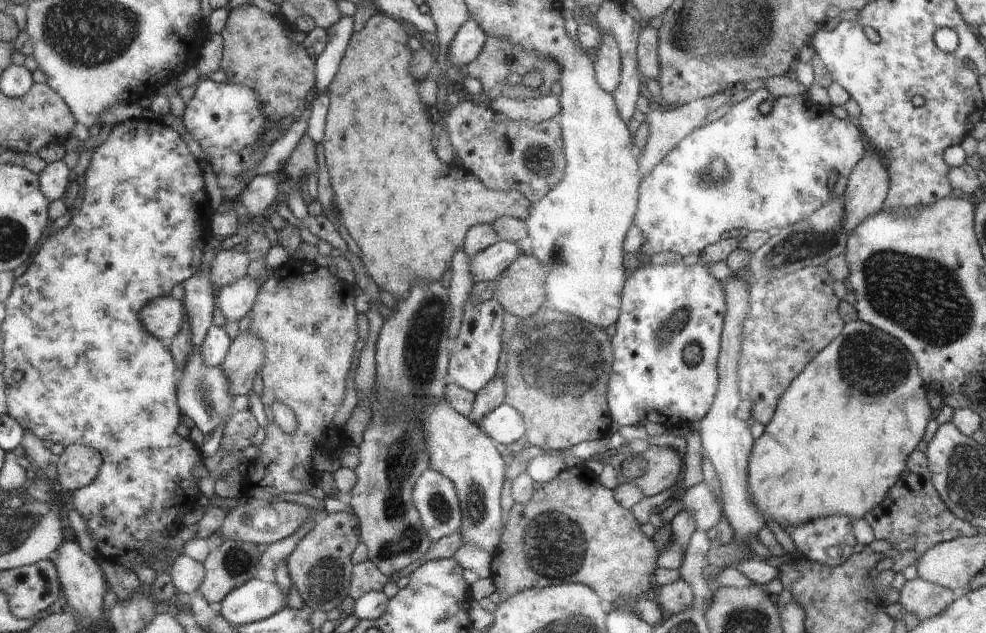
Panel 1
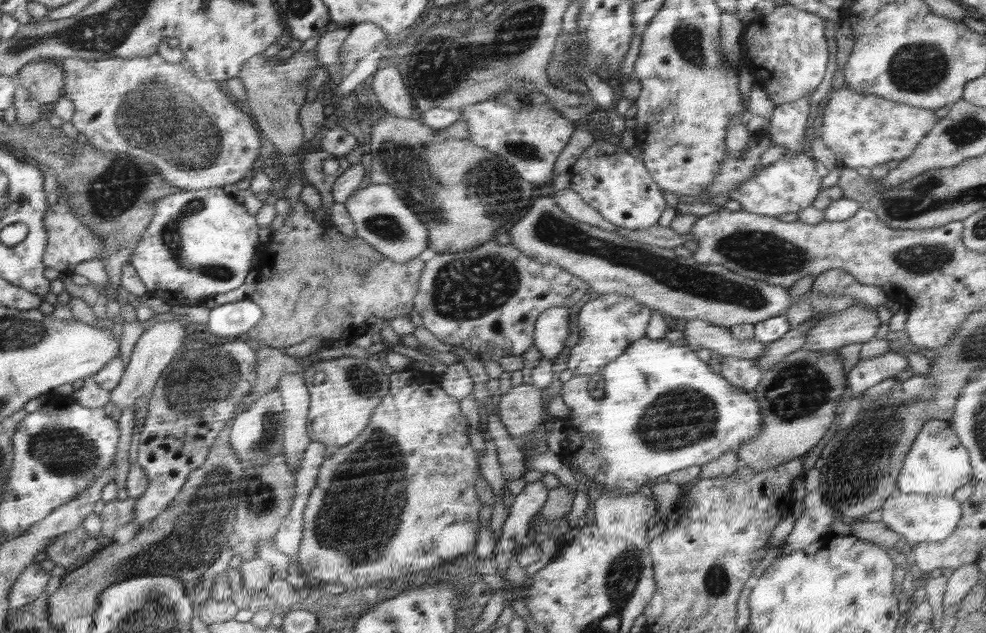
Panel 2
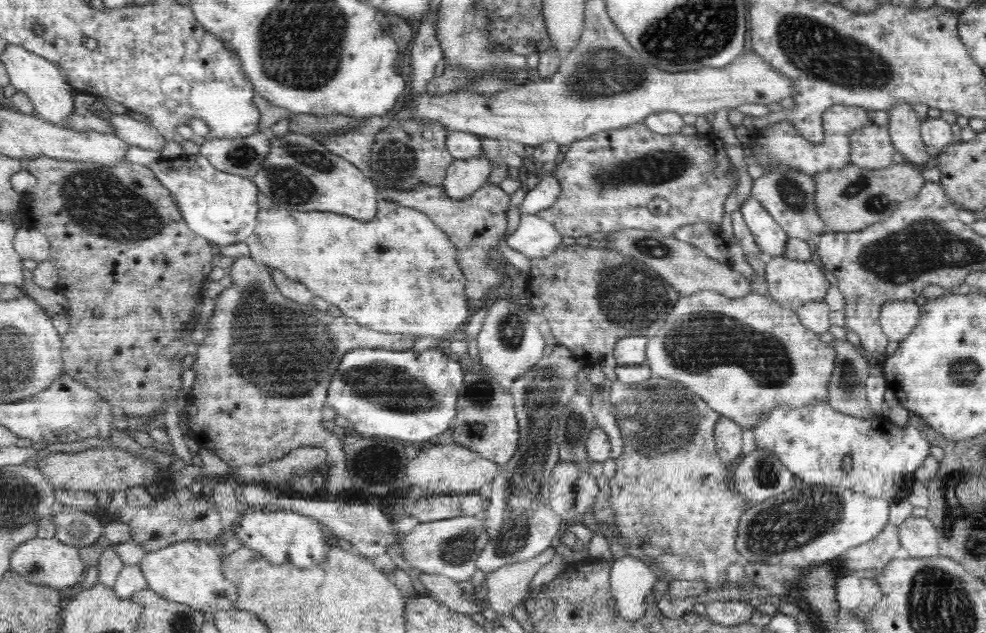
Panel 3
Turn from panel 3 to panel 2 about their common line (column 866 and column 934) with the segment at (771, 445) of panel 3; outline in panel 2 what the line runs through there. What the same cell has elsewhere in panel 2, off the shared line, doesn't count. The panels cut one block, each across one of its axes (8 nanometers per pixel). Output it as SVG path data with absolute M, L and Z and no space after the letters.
M932 419L922 428L908 452L904 474L900 474L900 490L912 494L953 495L960 486L970 483L968 449L960 444L954 430L944 419Z

